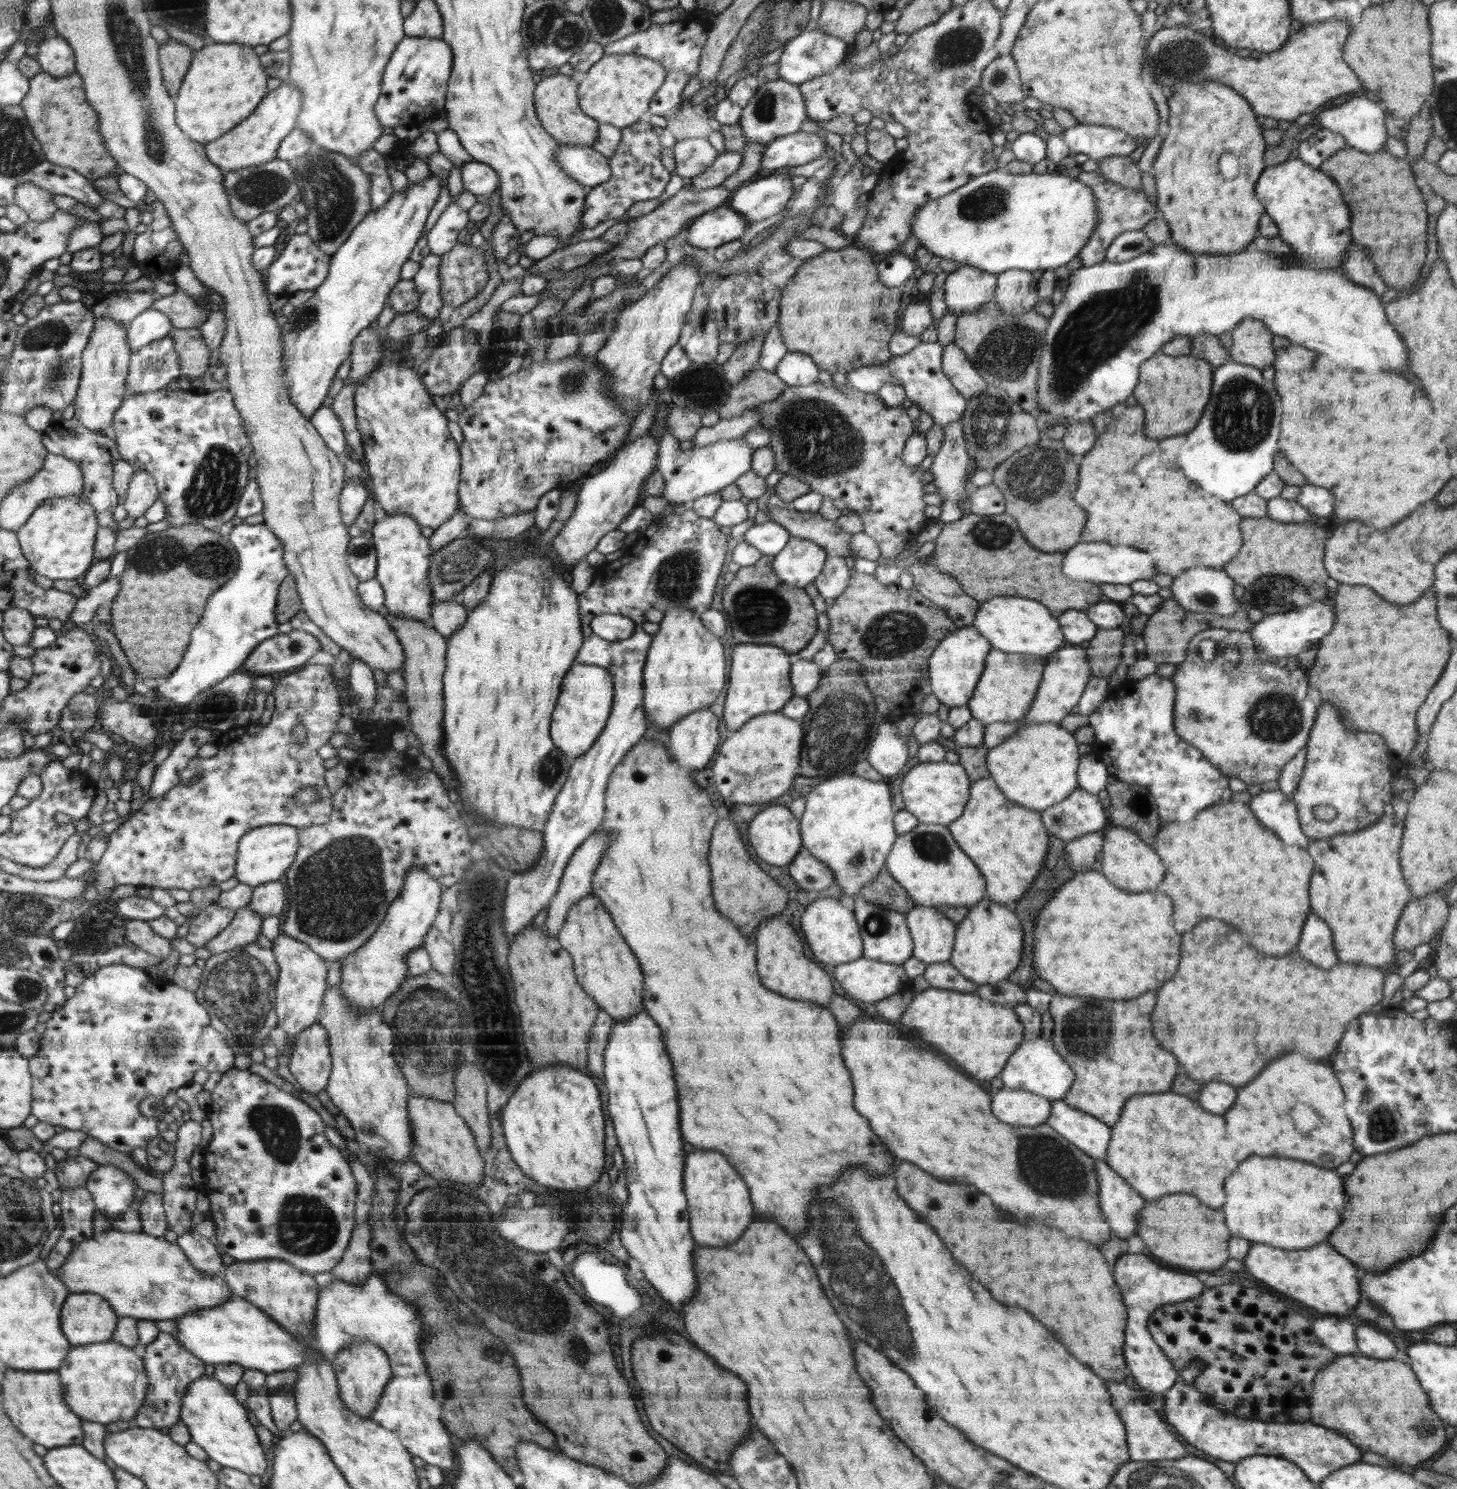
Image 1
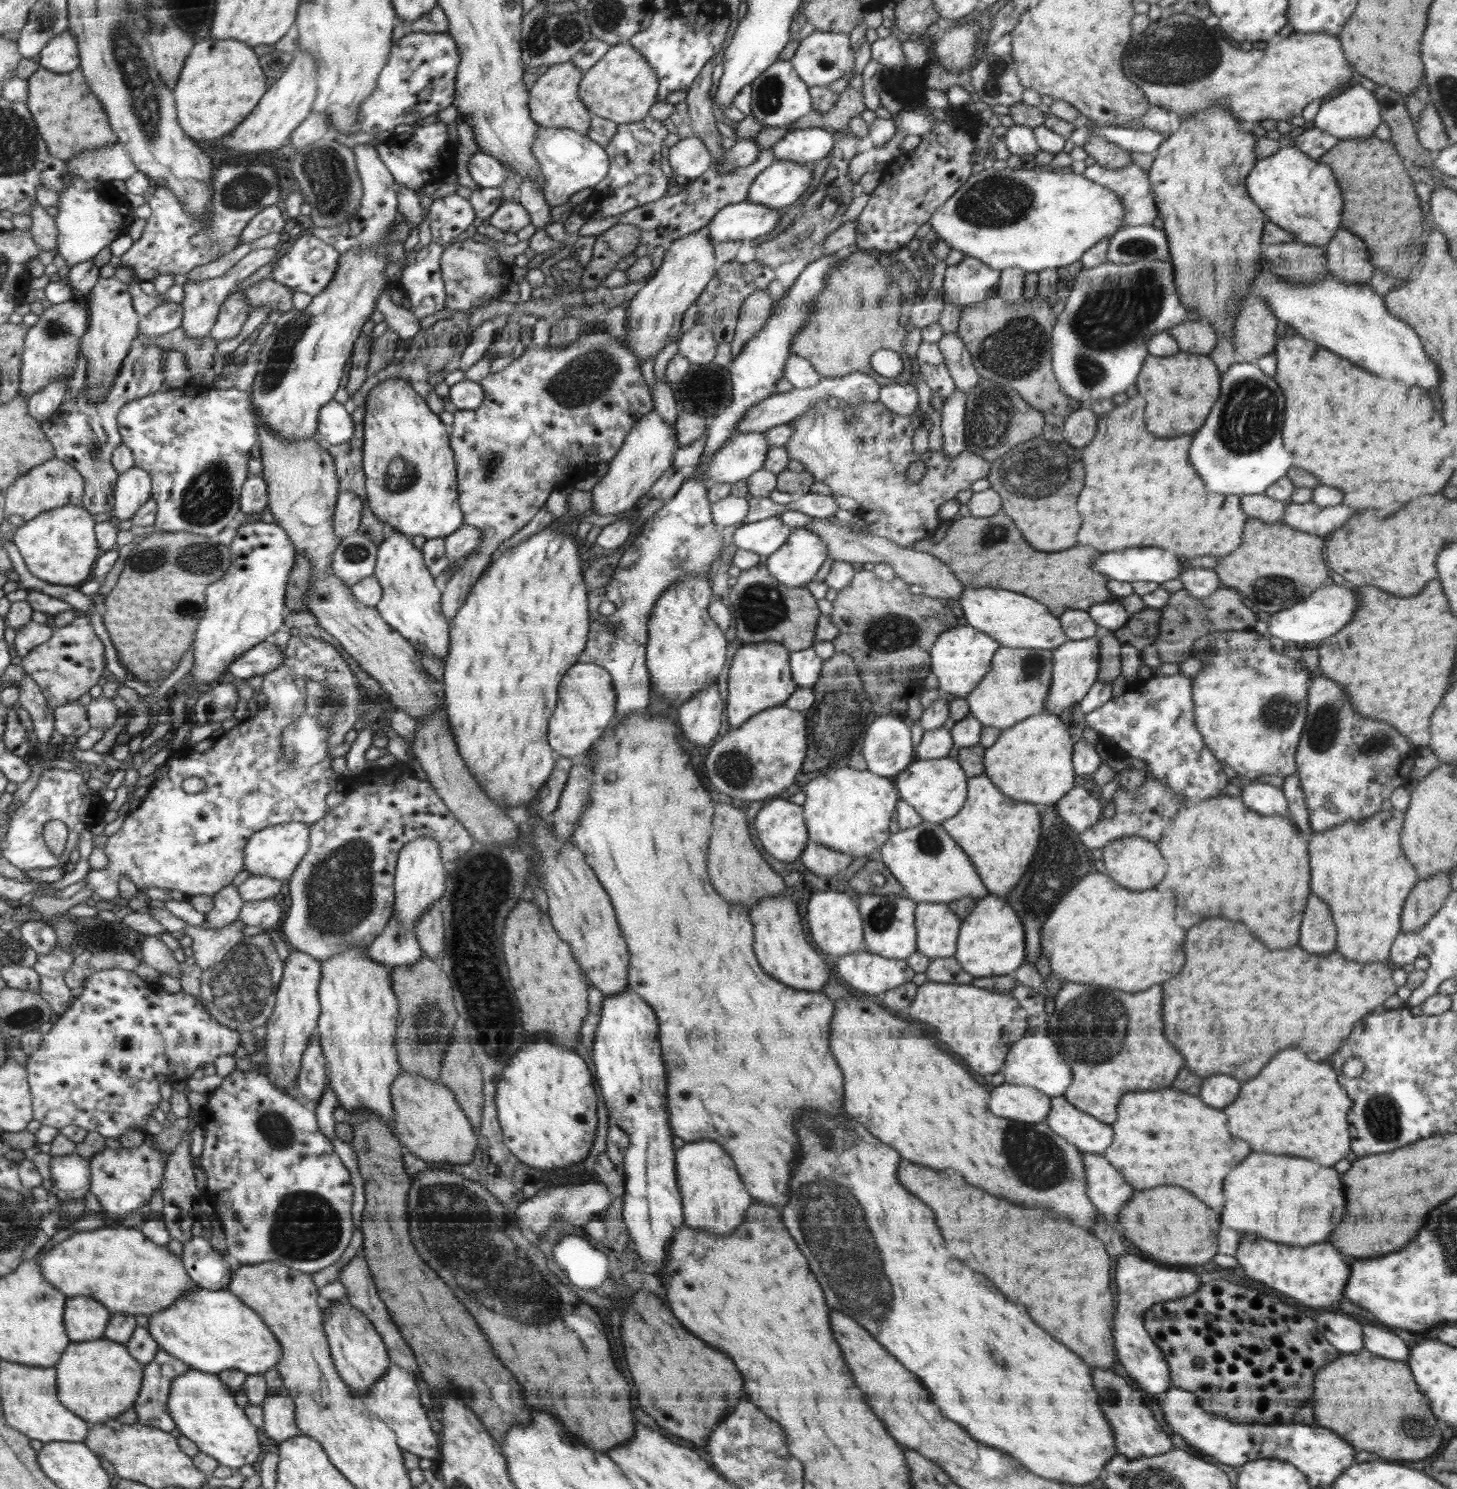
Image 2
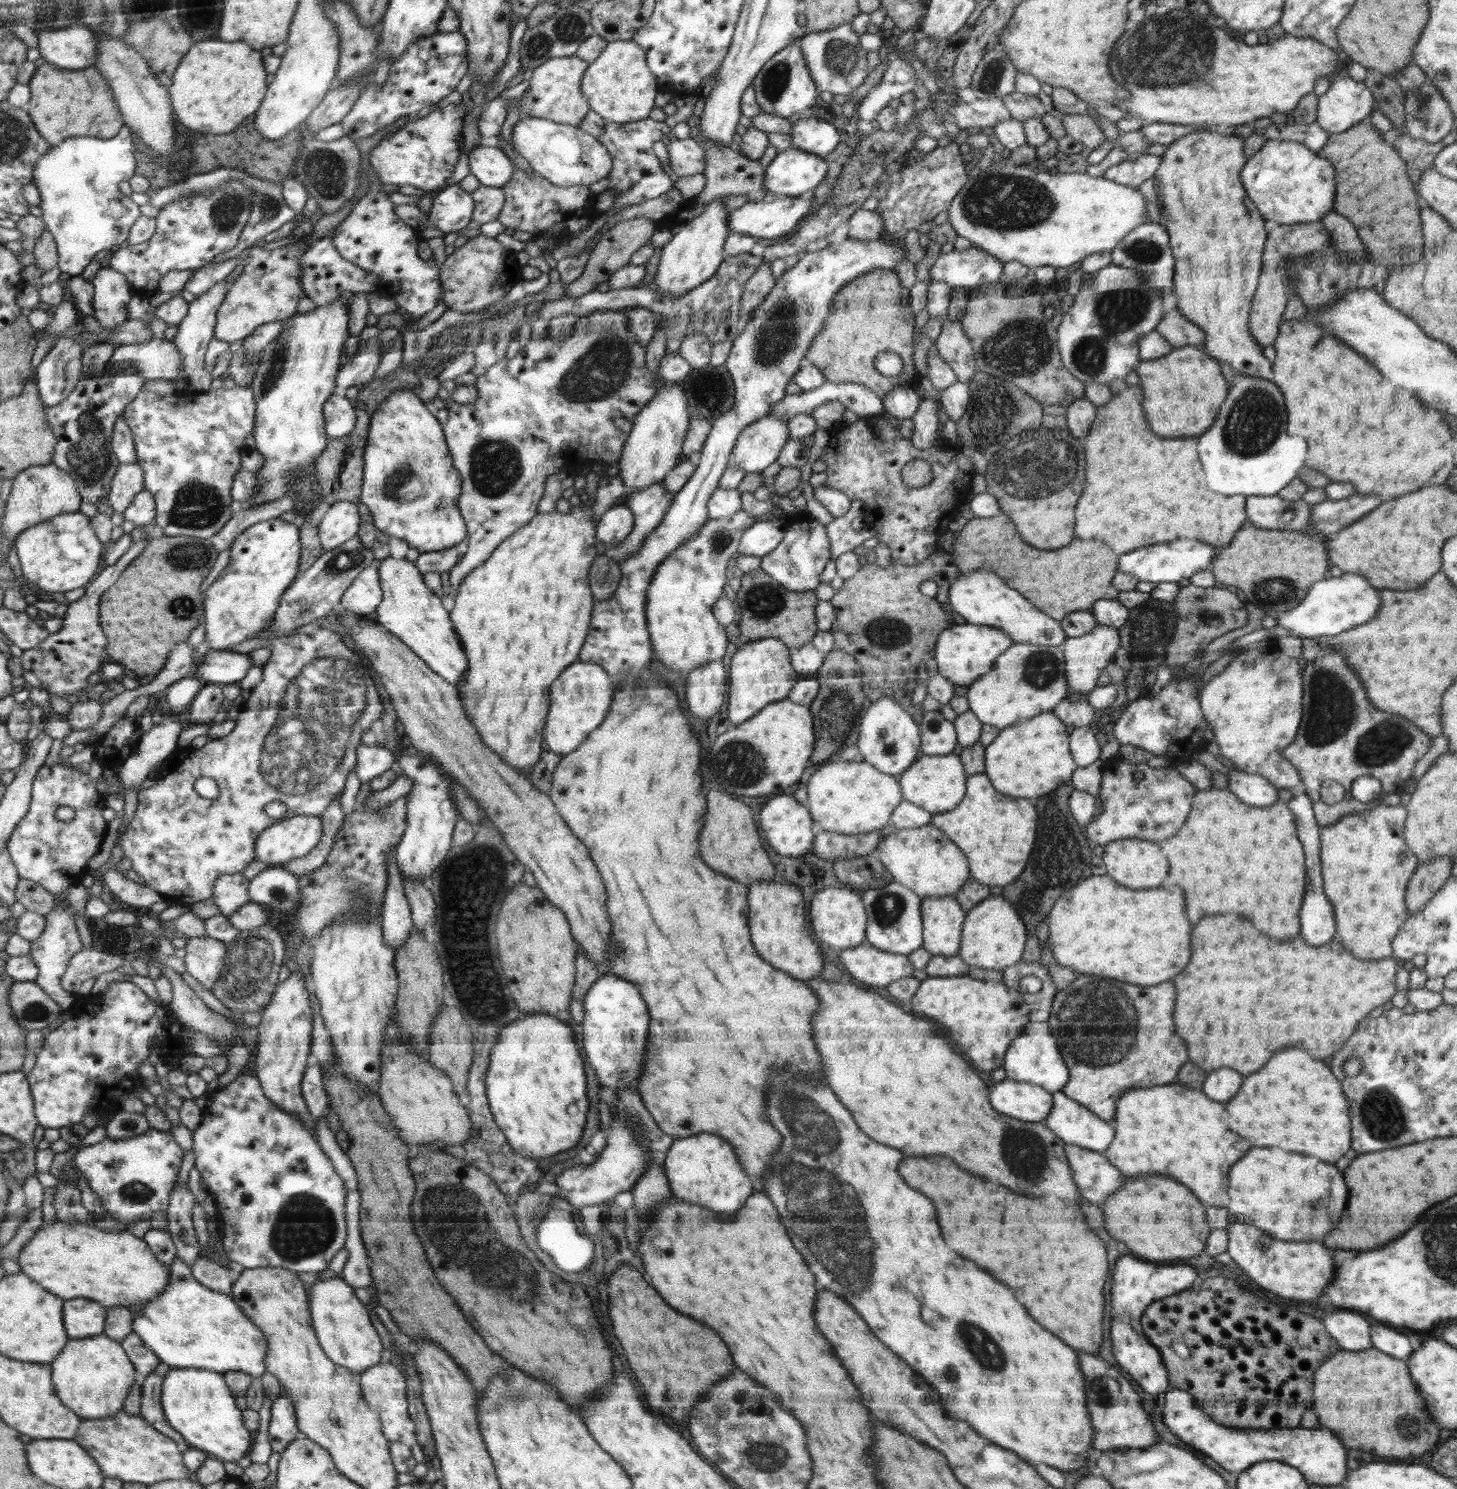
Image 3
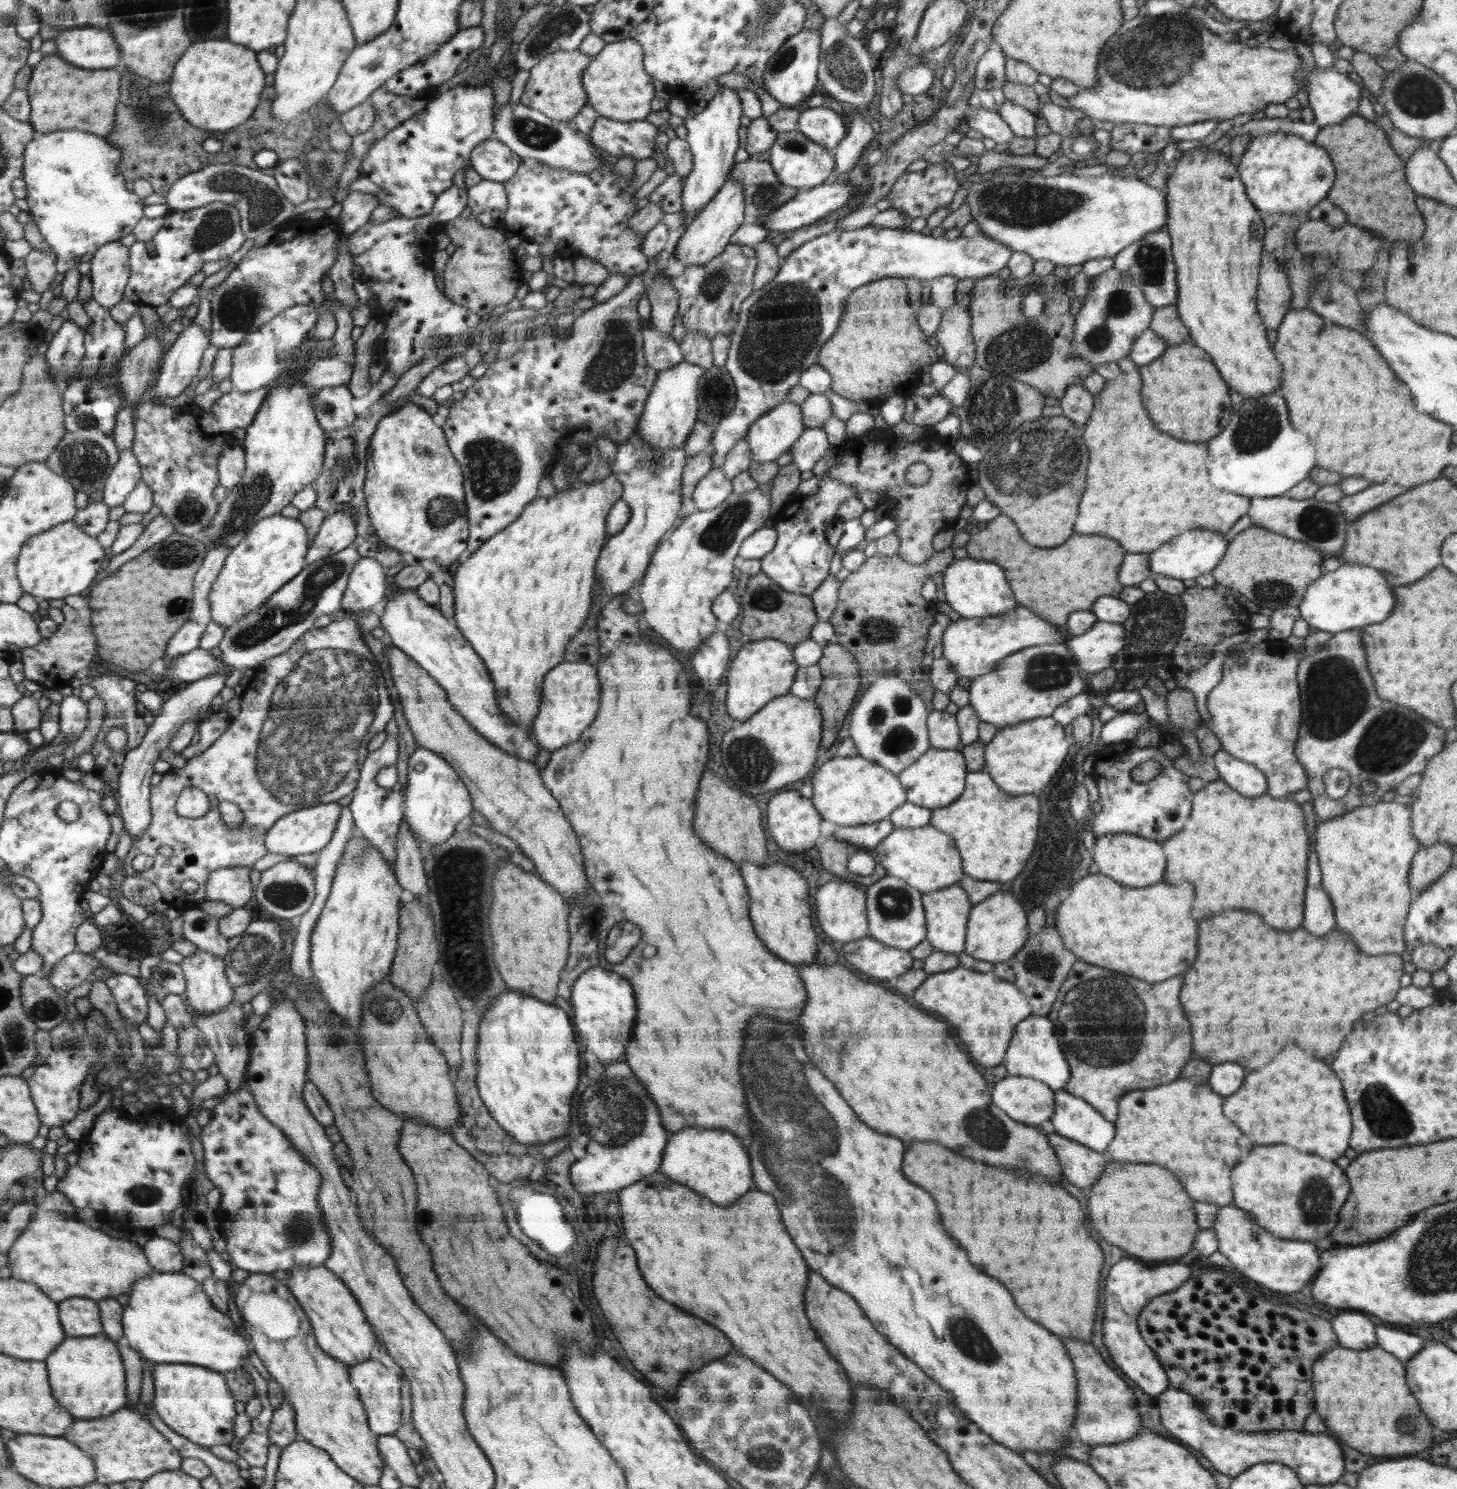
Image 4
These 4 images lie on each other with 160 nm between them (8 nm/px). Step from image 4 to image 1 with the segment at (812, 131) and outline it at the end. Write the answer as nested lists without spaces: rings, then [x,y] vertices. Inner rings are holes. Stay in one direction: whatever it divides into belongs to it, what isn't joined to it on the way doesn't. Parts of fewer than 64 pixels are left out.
[[[795,133],[776,138],[764,148],[760,174],[772,173],[784,167],[797,167],[817,160],[824,154],[824,142],[818,134]]]

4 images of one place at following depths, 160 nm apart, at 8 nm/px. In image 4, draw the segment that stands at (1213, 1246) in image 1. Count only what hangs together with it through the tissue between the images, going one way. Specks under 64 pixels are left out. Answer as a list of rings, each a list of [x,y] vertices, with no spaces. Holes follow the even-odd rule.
[[[1109,1159],[1101,1176],[1092,1186],[1088,1204],[1092,1224],[1106,1242],[1120,1246],[1128,1254],[1162,1261],[1190,1252],[1200,1231],[1192,1210],[1194,1202],[1168,1170],[1154,1164],[1124,1164]]]

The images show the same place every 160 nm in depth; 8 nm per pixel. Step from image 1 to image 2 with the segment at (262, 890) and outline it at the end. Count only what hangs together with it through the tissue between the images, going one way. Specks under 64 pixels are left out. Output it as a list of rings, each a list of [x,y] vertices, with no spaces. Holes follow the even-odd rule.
[[[272,898],[248,901],[239,913],[238,920],[246,926],[258,926],[264,931],[274,928],[281,918],[280,904]]]

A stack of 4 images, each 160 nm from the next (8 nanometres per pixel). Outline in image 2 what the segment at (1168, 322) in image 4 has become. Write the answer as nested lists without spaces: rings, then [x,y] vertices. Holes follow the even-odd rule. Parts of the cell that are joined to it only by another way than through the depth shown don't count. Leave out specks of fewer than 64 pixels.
[[[1206,319],[1181,322],[1167,332],[1178,343],[1179,349],[1186,353],[1210,356],[1218,341],[1215,328]]]

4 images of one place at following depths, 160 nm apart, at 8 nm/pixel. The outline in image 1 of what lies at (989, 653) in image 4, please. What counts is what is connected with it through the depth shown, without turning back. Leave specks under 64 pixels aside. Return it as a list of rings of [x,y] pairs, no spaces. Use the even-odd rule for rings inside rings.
[[[965,627],[950,633],[940,641],[929,659],[931,693],[950,709],[967,706],[984,670],[986,656],[992,648],[988,639],[984,638],[976,628]]]

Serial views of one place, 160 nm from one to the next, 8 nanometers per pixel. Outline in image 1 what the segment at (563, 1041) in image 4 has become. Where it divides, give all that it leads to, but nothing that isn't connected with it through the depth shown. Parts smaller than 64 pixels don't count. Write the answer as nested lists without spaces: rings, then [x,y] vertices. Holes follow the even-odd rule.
[[[566,1066],[532,1072],[508,1099],[501,1121],[512,1160],[528,1178],[570,1192],[598,1182],[604,1168],[604,1116],[598,1088],[588,1074]]]

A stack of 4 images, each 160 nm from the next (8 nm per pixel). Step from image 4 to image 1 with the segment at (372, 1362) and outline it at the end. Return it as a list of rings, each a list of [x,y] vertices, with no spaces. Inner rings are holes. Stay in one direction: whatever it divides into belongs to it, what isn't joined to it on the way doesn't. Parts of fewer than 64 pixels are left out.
[[[427,1374],[408,1377],[391,1378],[379,1406],[370,1418],[386,1430],[395,1431],[402,1443],[413,1456],[419,1456],[426,1464],[438,1466],[441,1470],[452,1470],[454,1466],[454,1450],[450,1442],[450,1434],[442,1421],[443,1408],[436,1400],[434,1386]]]

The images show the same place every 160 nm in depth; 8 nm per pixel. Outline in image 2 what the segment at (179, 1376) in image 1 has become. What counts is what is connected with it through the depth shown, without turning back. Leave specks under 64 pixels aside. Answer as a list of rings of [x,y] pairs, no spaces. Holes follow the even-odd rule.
[[[158,1348],[154,1359],[145,1365],[143,1388],[139,1400],[133,1405],[137,1422],[170,1433],[177,1428],[167,1403],[171,1382],[190,1370],[191,1366],[163,1348]]]

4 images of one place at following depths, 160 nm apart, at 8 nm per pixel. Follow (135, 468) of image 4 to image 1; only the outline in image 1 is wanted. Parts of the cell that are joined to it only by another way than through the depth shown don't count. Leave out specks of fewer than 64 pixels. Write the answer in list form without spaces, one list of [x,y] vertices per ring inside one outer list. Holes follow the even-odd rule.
[[[140,470],[130,479],[123,502],[130,518],[145,516],[145,512],[159,499],[159,489],[148,471]]]

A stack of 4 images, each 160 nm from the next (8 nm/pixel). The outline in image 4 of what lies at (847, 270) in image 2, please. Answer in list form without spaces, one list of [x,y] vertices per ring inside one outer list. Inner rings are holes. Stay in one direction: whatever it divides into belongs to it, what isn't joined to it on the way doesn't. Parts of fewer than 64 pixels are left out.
[[[884,277],[860,286],[856,294],[848,299],[848,314],[844,315],[844,324],[836,331],[836,338],[823,346],[816,362],[831,374],[830,391],[849,398],[854,402],[867,403],[875,410],[891,396],[901,396],[905,399],[916,394],[921,386],[922,367],[931,365],[938,360],[934,347],[927,343],[927,336],[919,327],[917,316],[910,307],[908,289],[900,277]]]

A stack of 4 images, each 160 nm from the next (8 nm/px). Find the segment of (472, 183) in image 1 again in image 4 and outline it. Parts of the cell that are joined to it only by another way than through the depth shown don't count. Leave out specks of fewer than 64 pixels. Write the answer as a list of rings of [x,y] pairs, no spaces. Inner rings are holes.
[[[487,140],[472,150],[470,165],[482,179],[506,183],[516,174],[522,160],[504,143]]]

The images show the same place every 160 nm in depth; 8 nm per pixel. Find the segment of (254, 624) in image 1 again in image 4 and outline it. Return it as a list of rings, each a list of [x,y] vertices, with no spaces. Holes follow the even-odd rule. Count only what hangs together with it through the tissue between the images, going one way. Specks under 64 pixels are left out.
[[[280,513],[255,522],[246,538],[230,550],[221,571],[214,580],[214,584],[212,584],[212,590],[210,590],[208,598],[212,622],[218,623],[224,629],[236,625],[240,619],[246,617],[249,613],[254,613],[260,607],[264,607],[268,599],[283,589],[289,581],[293,581],[306,568],[306,556],[309,549],[306,529],[299,519],[286,517]]]

